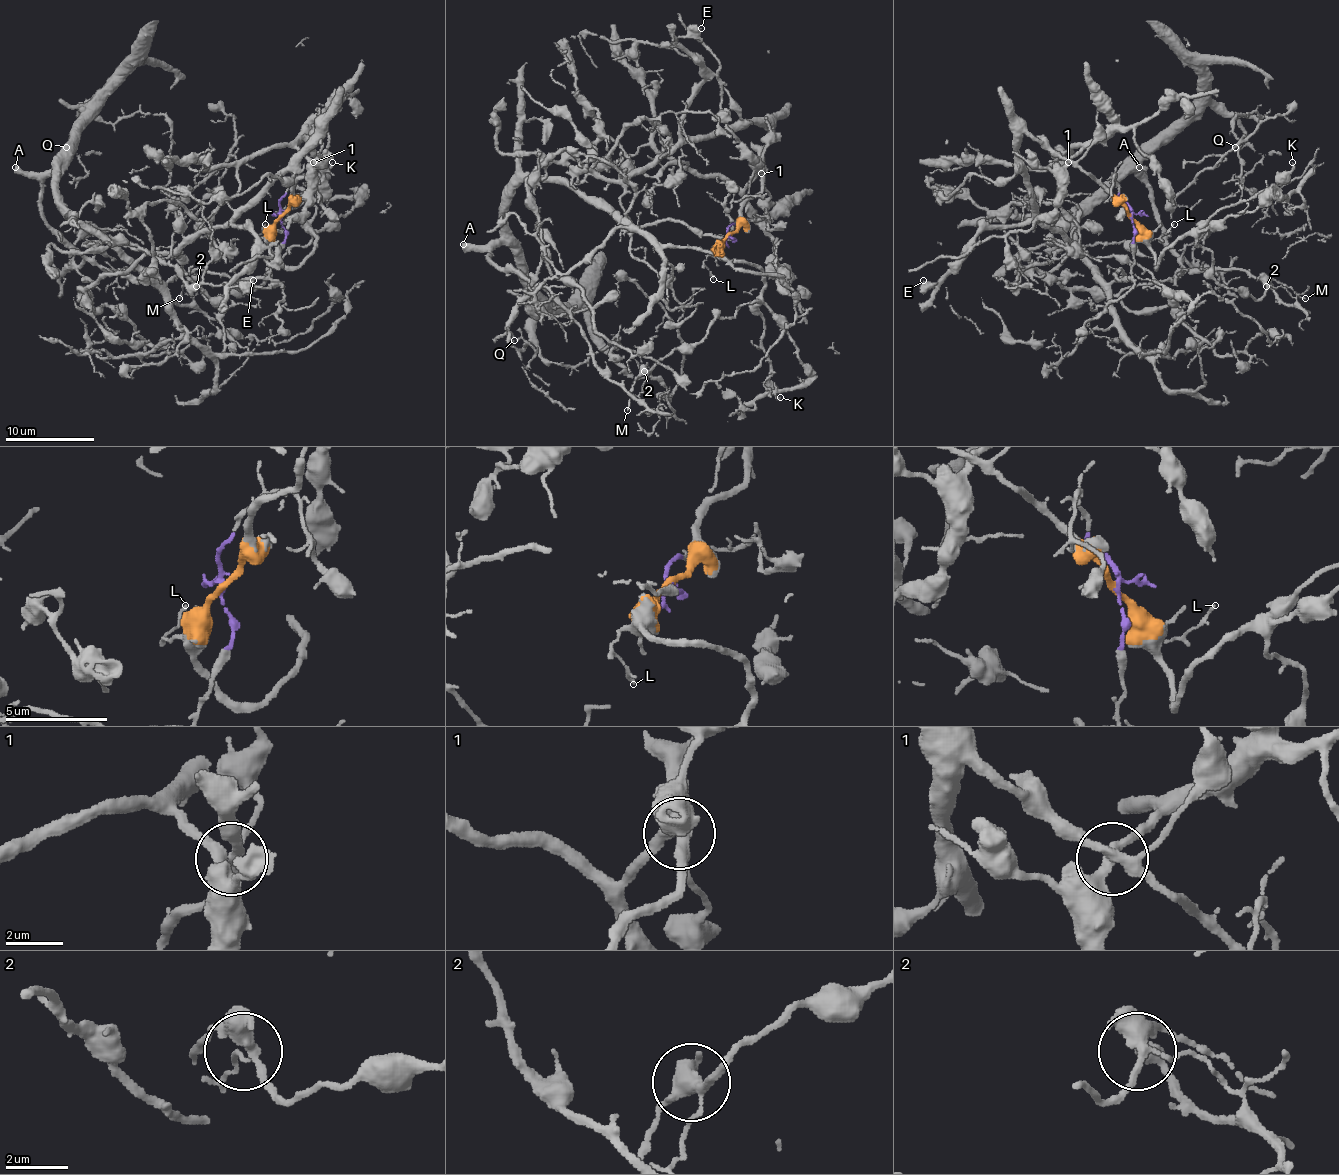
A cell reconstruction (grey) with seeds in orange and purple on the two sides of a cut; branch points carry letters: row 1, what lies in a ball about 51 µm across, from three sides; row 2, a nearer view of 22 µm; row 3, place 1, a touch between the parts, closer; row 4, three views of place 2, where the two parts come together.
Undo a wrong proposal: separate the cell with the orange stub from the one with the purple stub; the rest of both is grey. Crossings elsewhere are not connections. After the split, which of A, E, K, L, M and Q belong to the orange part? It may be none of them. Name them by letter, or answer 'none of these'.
E, K, L, M

